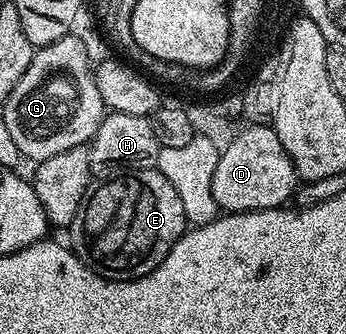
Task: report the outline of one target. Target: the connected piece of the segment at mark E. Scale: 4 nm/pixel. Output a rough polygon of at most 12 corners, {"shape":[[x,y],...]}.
{"shape":[[155,168],[91,177],[68,227],[85,266],[123,282],[187,229]]}

